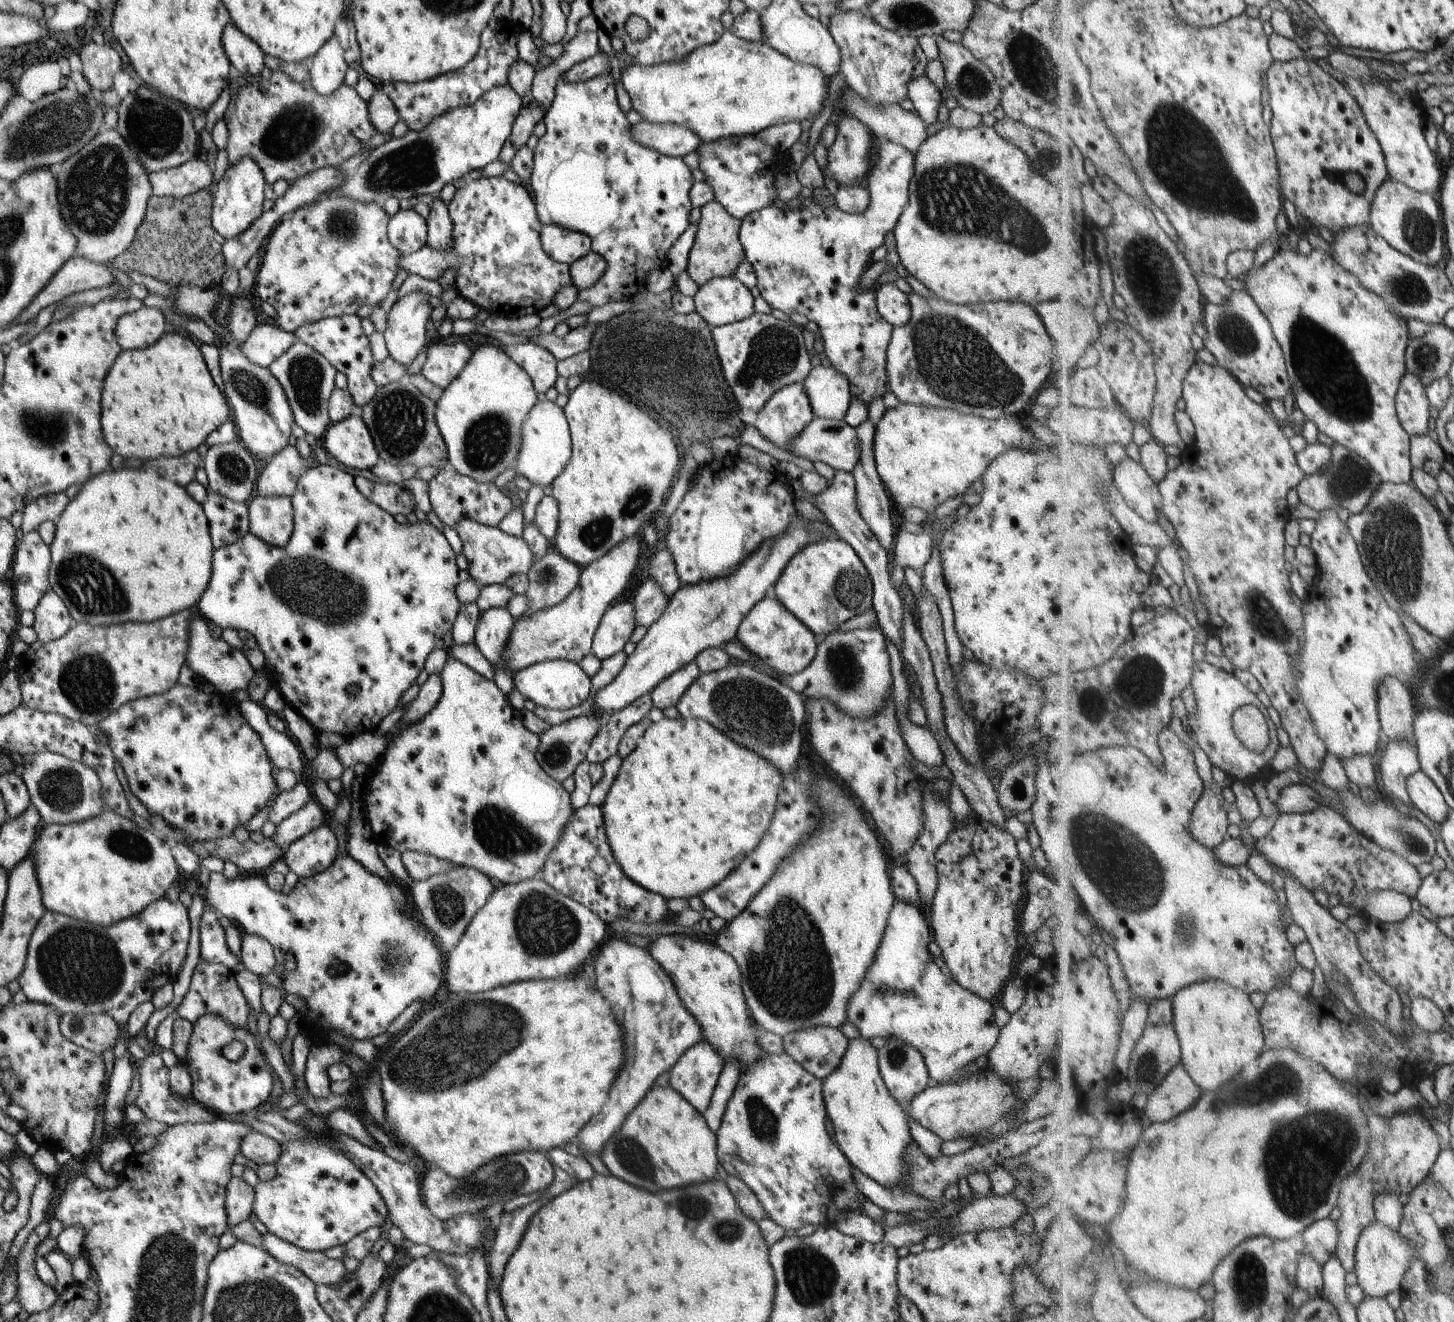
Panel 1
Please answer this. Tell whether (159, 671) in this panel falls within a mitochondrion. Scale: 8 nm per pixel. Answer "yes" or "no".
no

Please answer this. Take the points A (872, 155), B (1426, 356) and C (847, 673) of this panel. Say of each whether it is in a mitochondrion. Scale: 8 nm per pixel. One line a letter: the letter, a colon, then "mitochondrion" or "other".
A: other
B: mitochondrion
C: mitochondrion

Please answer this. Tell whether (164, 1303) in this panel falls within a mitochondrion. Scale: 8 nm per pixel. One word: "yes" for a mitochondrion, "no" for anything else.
yes

